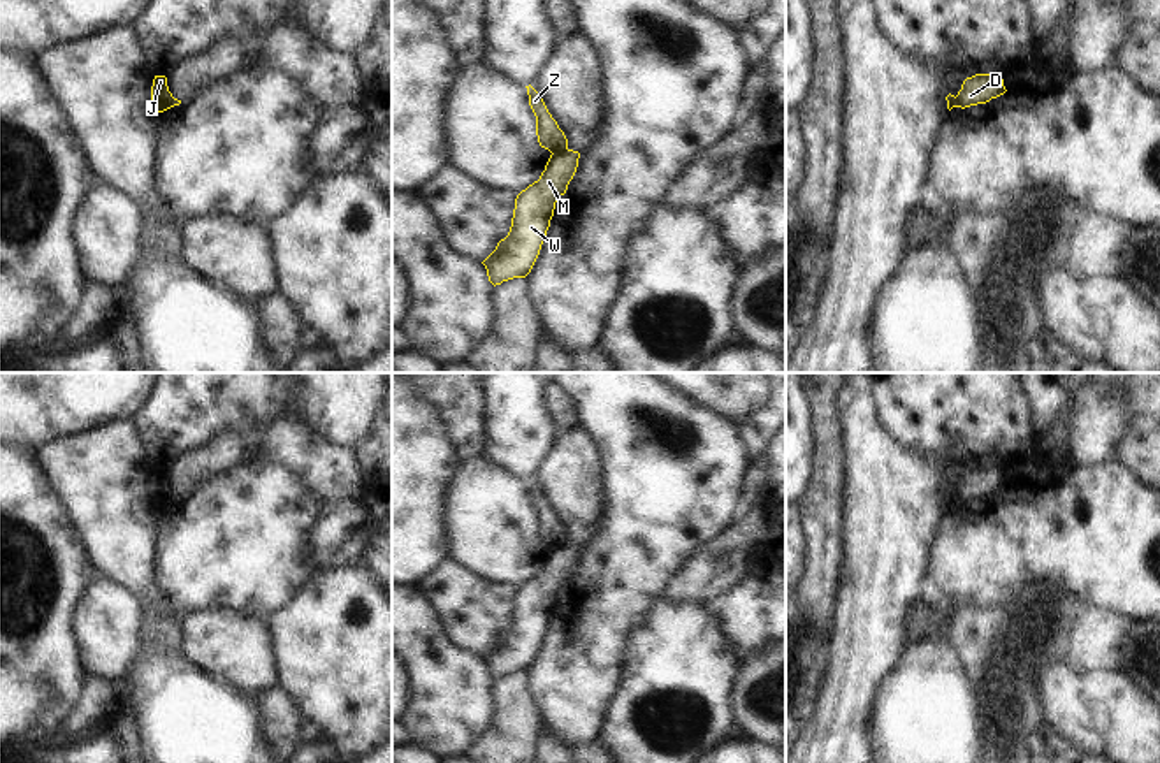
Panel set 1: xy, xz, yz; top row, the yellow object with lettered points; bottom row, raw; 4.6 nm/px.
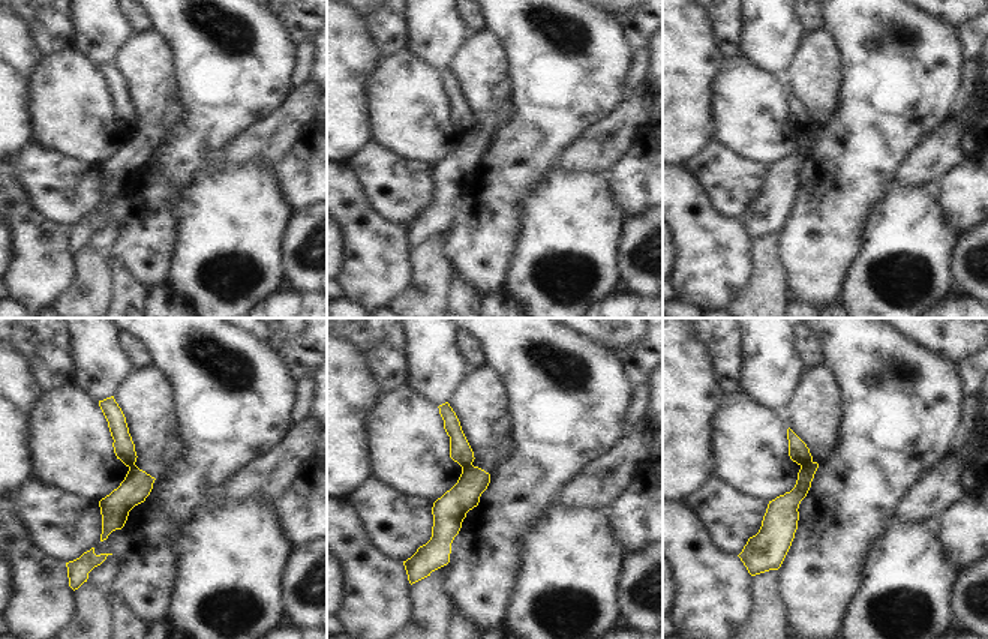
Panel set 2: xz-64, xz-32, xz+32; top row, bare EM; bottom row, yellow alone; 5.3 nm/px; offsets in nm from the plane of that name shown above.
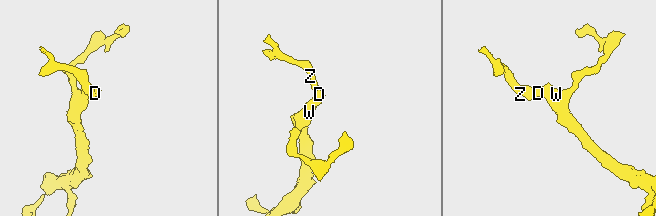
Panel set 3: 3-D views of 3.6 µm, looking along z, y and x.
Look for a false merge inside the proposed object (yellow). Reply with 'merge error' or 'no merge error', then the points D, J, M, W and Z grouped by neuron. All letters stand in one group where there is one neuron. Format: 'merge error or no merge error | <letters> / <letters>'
merge error | D M W / J Z

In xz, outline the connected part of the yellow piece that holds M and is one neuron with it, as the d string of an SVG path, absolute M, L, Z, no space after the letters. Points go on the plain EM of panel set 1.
M568 541L552 547L540 573L517 589L508 629L482 656L494 680L531 666L547 631L555 596L566 587L578 552L580 547Z

